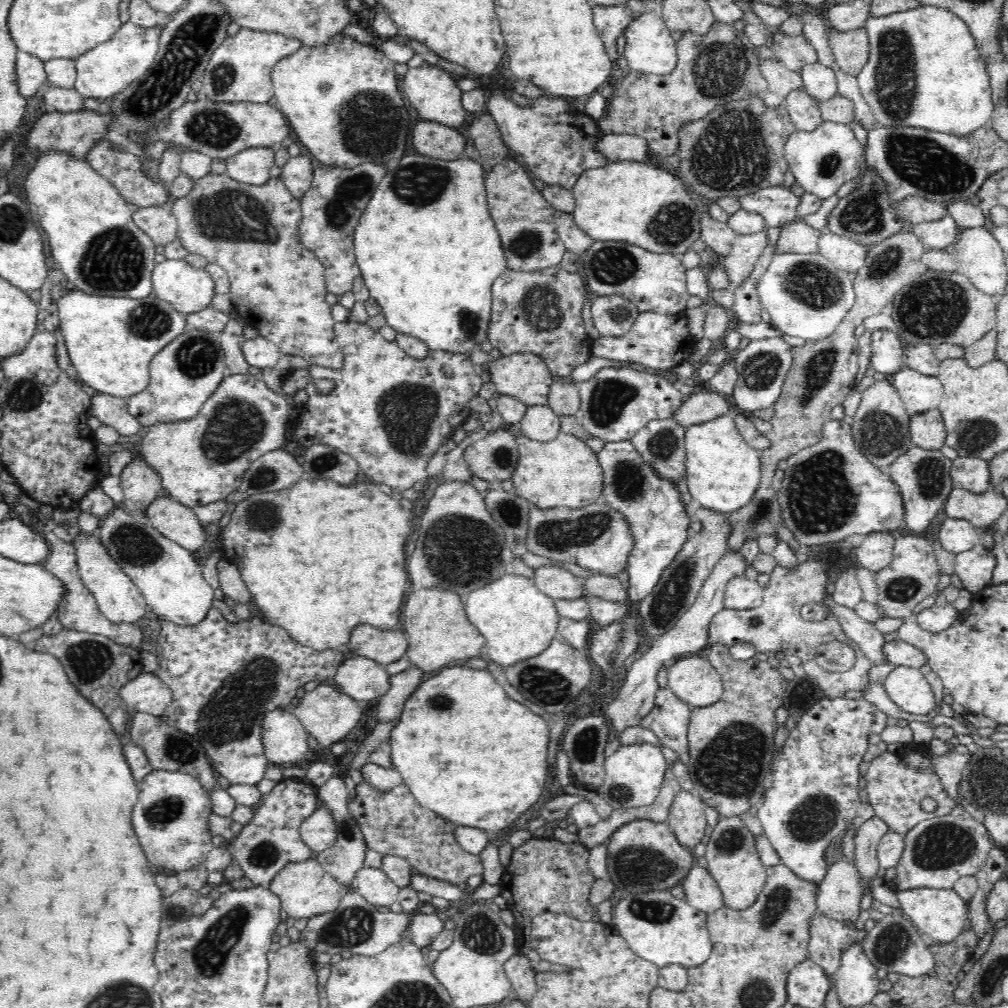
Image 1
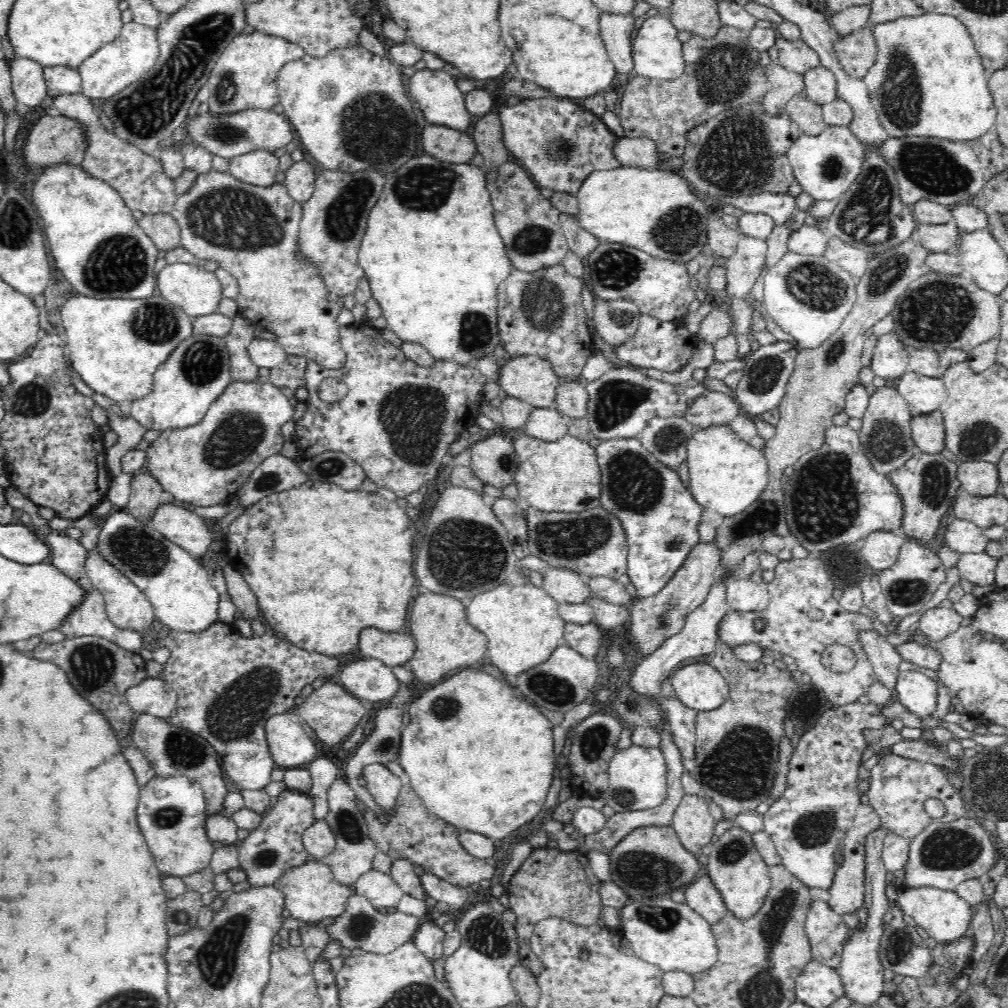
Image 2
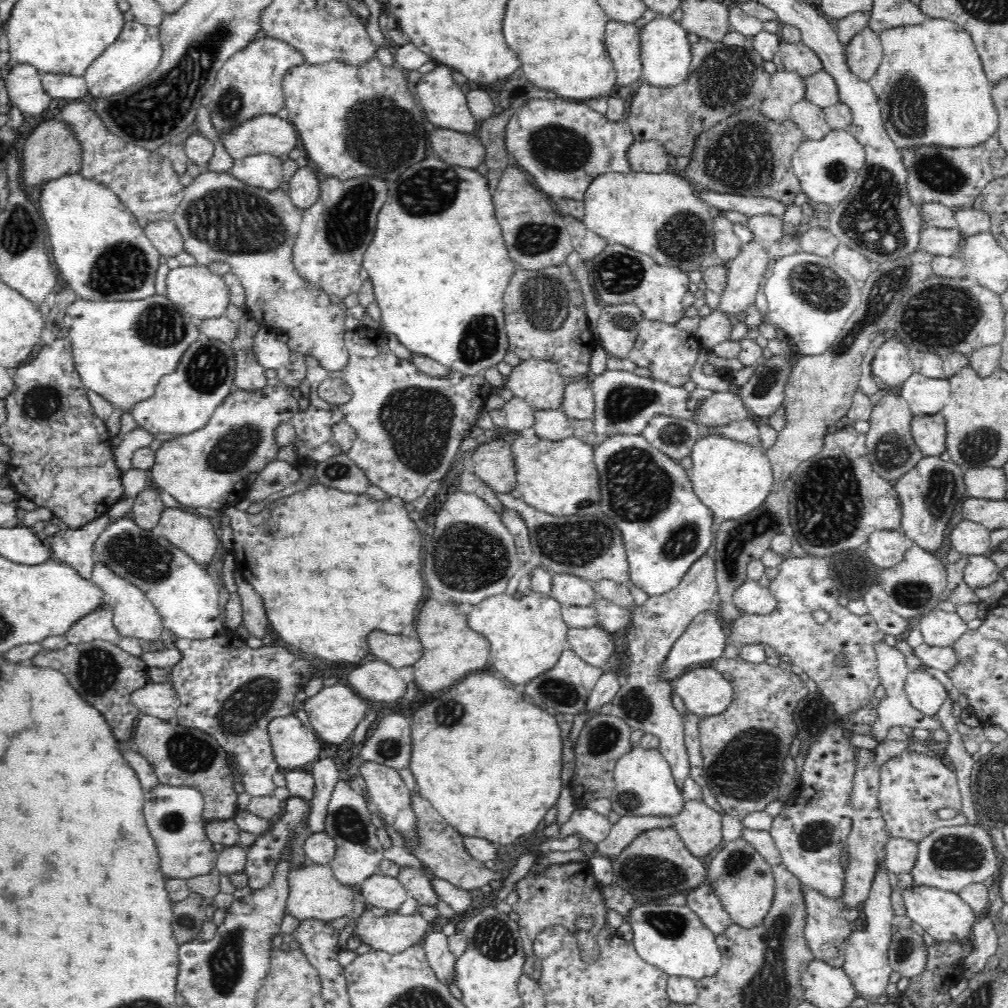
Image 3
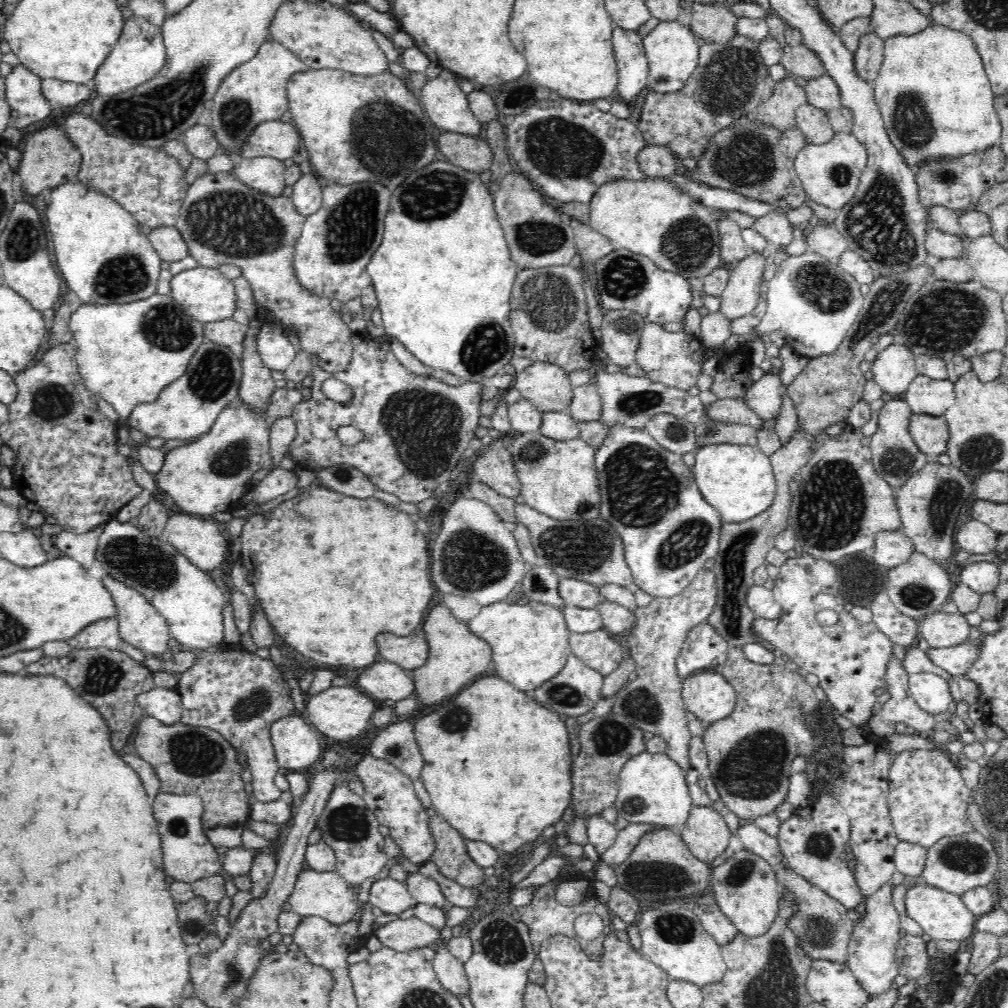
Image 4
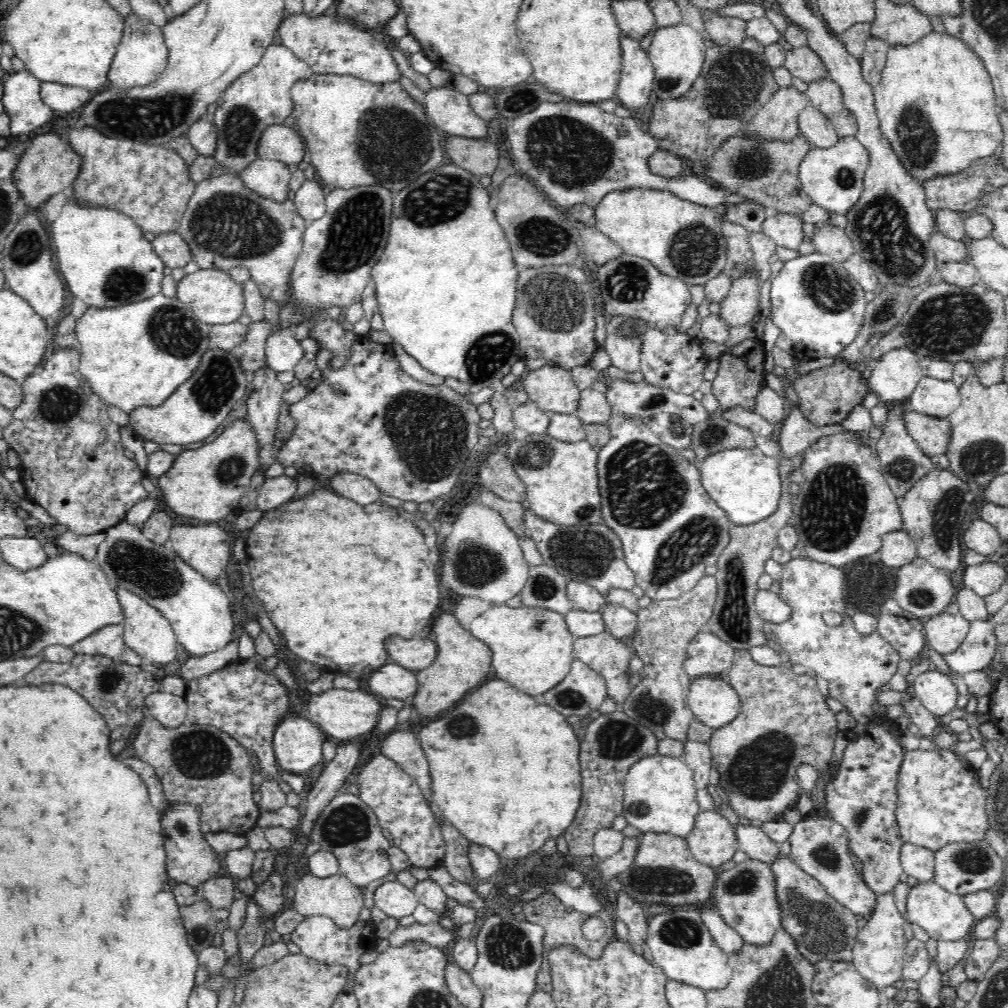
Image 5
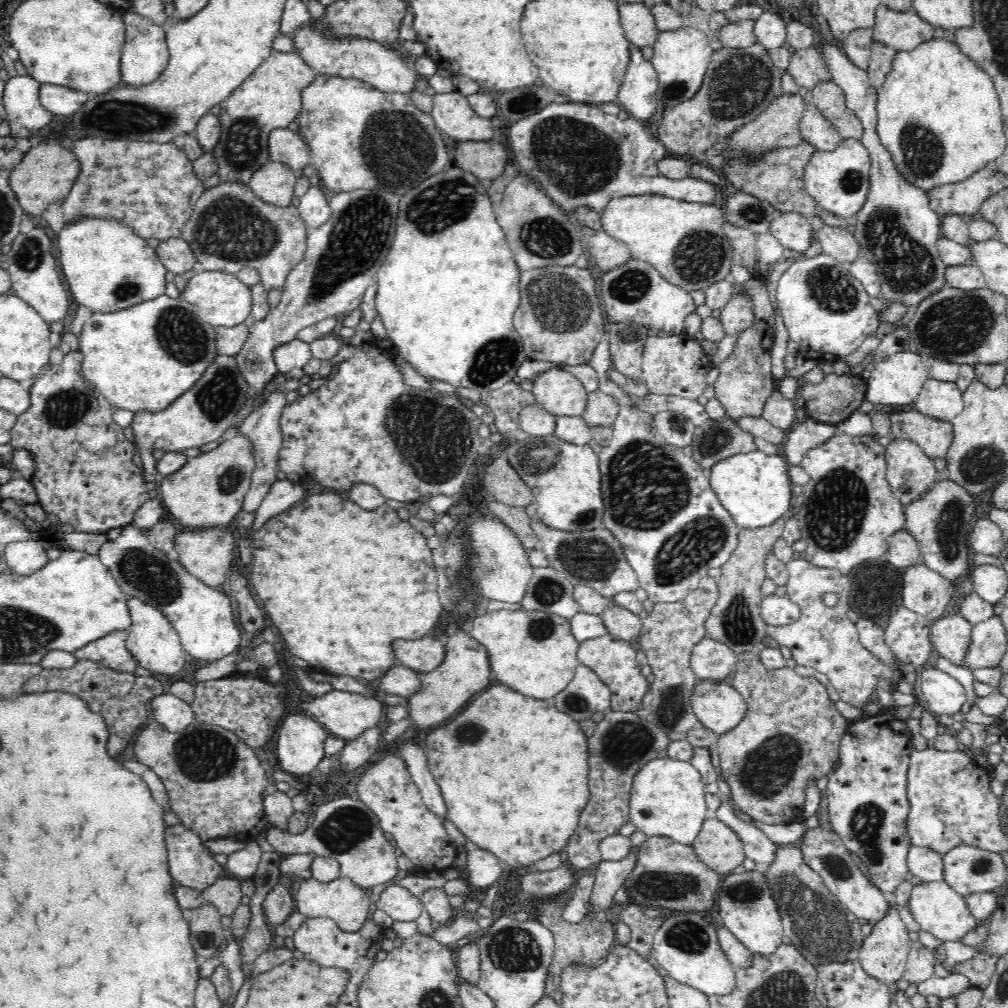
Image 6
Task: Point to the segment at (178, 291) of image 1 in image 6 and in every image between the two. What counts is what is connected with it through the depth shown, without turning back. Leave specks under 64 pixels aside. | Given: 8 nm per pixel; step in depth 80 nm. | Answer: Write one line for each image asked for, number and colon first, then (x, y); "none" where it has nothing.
2: (196, 291)
3: (203, 294)
4: (205, 294)
5: (214, 298)
6: (218, 298)

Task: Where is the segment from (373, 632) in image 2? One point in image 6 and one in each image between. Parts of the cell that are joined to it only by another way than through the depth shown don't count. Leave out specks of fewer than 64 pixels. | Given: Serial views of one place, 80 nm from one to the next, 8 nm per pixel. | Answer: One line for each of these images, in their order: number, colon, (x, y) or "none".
3: (401, 650)
4: (408, 652)
5: (416, 653)
6: (424, 654)

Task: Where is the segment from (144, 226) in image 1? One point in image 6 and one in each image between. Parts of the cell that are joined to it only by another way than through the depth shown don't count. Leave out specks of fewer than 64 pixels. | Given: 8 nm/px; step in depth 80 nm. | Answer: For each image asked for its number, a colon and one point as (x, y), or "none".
2: (161, 227)
3: (164, 234)
4: (167, 240)
5: (174, 251)
6: (176, 254)

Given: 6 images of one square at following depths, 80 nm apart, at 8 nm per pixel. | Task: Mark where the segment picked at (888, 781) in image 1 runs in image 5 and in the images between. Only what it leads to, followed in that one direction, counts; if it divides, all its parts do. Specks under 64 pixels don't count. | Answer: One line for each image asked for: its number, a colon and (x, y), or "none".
2: (898, 788)
3: (912, 787)
4: (927, 798)
5: (938, 801)

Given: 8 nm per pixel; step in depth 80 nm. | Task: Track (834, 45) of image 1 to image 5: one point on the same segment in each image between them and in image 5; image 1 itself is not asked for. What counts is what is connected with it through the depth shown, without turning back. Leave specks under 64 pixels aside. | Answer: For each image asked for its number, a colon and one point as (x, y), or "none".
2: (856, 52)
3: (863, 52)
4: (868, 57)
5: (874, 57)

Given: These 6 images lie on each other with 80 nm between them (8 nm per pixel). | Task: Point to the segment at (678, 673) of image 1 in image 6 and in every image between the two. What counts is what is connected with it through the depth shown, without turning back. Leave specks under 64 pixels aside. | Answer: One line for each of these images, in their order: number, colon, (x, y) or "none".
2: (697, 684)
3: (703, 690)
4: (707, 696)
5: (714, 701)
6: (718, 705)

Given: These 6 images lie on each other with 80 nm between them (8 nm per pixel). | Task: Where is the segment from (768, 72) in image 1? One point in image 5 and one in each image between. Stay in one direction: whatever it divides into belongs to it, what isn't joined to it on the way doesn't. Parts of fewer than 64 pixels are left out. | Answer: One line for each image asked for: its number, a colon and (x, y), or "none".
2: (783, 84)
3: (788, 87)
4: (779, 110)
5: (777, 118)

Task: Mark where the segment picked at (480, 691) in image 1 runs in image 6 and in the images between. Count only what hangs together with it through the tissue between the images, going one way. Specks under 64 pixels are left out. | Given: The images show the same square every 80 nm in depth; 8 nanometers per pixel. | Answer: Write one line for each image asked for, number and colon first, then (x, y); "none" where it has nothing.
2: (493, 783)
3: (499, 790)
4: (518, 783)
5: (517, 784)
6: (512, 770)

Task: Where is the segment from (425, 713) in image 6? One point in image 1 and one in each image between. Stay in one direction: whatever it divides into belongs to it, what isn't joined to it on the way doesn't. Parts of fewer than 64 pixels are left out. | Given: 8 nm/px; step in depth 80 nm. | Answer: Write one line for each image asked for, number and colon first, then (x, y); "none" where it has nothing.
1: (439, 633)
2: (444, 640)
3: (451, 649)
4: (456, 656)
5: (462, 662)

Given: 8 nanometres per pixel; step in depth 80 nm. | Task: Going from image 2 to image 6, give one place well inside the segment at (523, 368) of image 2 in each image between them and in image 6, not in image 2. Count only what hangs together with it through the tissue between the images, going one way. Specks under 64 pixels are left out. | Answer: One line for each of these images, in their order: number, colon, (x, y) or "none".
3: (537, 381)
4: (547, 386)
5: (551, 387)
6: (557, 391)

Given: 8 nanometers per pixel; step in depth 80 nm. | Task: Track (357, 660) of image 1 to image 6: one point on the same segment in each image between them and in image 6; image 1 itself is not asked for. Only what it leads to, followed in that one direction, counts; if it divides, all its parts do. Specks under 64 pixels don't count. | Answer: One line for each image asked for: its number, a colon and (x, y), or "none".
2: (369, 679)
3: (373, 679)
4: (382, 680)
5: (391, 681)
6: (399, 681)

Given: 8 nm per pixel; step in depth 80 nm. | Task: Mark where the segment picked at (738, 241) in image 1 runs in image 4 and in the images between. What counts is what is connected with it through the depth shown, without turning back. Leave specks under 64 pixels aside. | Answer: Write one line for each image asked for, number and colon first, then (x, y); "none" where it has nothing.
2: (744, 266)
3: (745, 271)
4: (740, 296)

